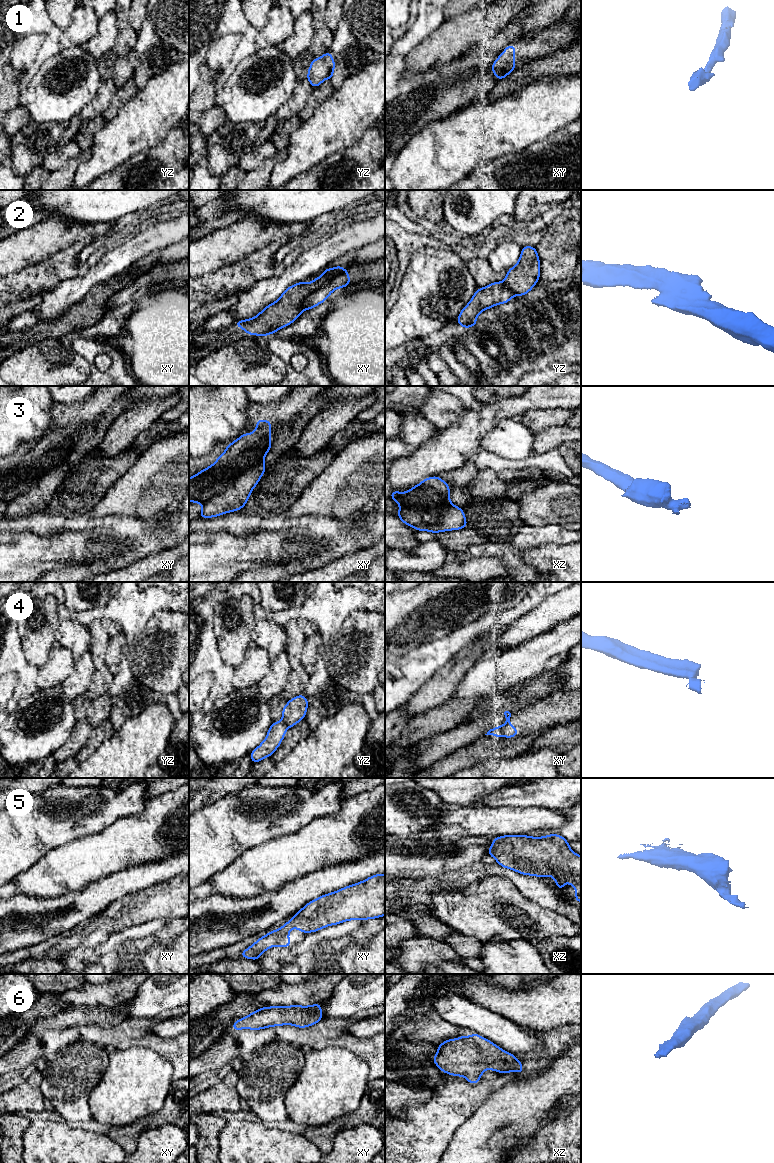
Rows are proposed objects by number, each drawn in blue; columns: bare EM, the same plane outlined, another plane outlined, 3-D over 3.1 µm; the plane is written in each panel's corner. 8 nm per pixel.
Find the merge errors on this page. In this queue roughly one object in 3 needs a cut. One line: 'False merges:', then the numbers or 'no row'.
False merges: 1, 2, 4

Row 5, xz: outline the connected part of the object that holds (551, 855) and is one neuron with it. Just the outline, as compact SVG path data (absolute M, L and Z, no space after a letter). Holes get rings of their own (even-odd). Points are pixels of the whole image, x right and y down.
M555 833L544 837L496 837L488 849L488 855L502 867L520 874L554 877L560 890L564 890L564 882L569 881L570 888L576 886L576 903L581 904L581 879L573 876L581 872L581 856L571 850L564 837Z

